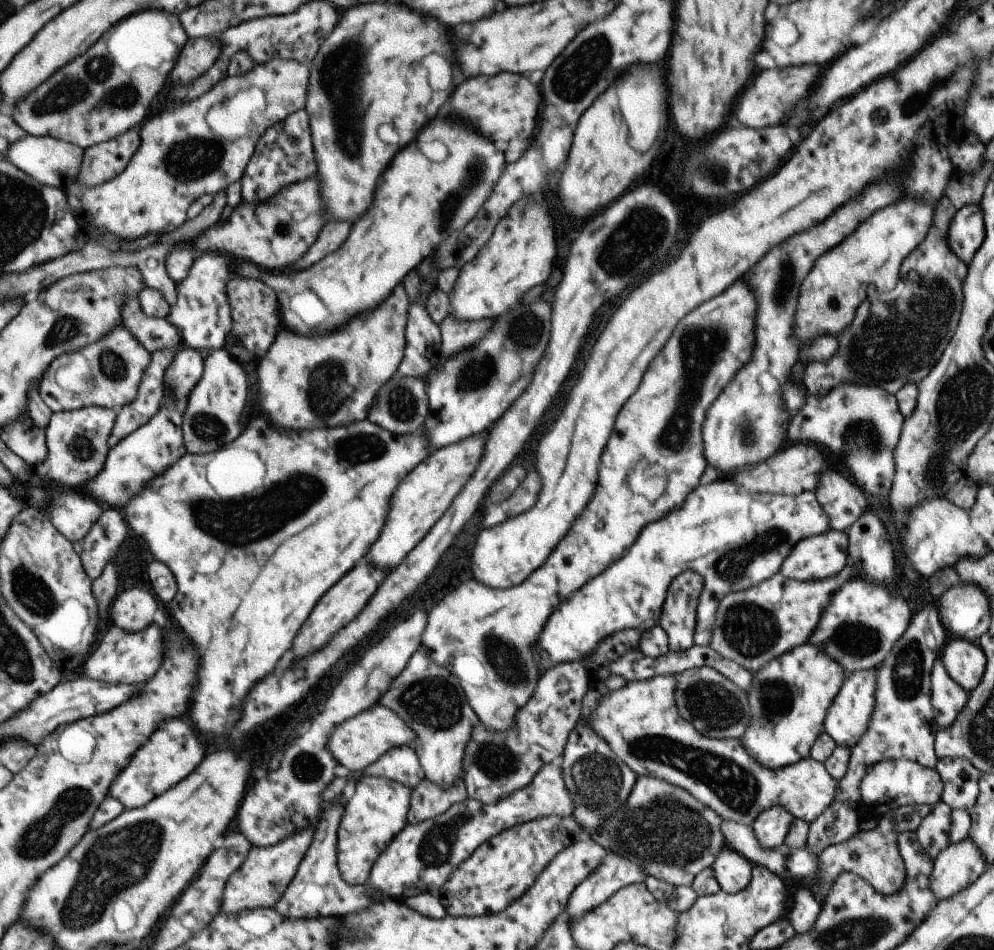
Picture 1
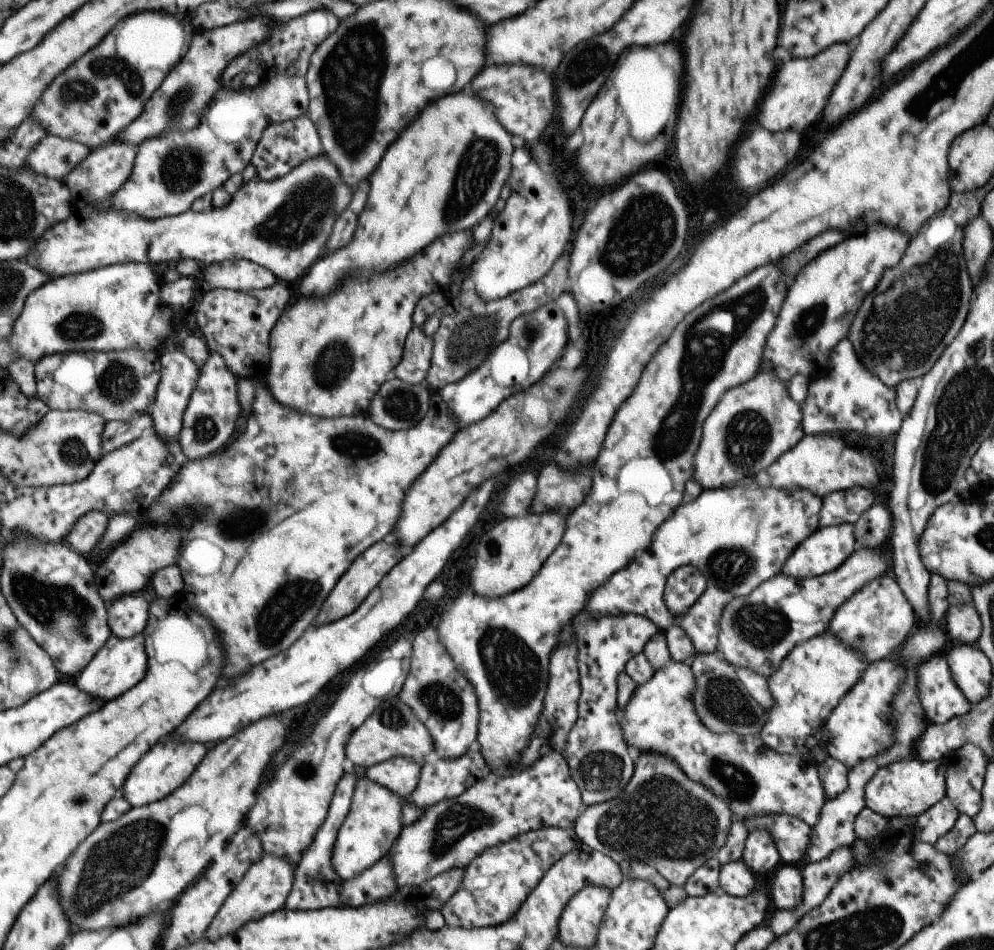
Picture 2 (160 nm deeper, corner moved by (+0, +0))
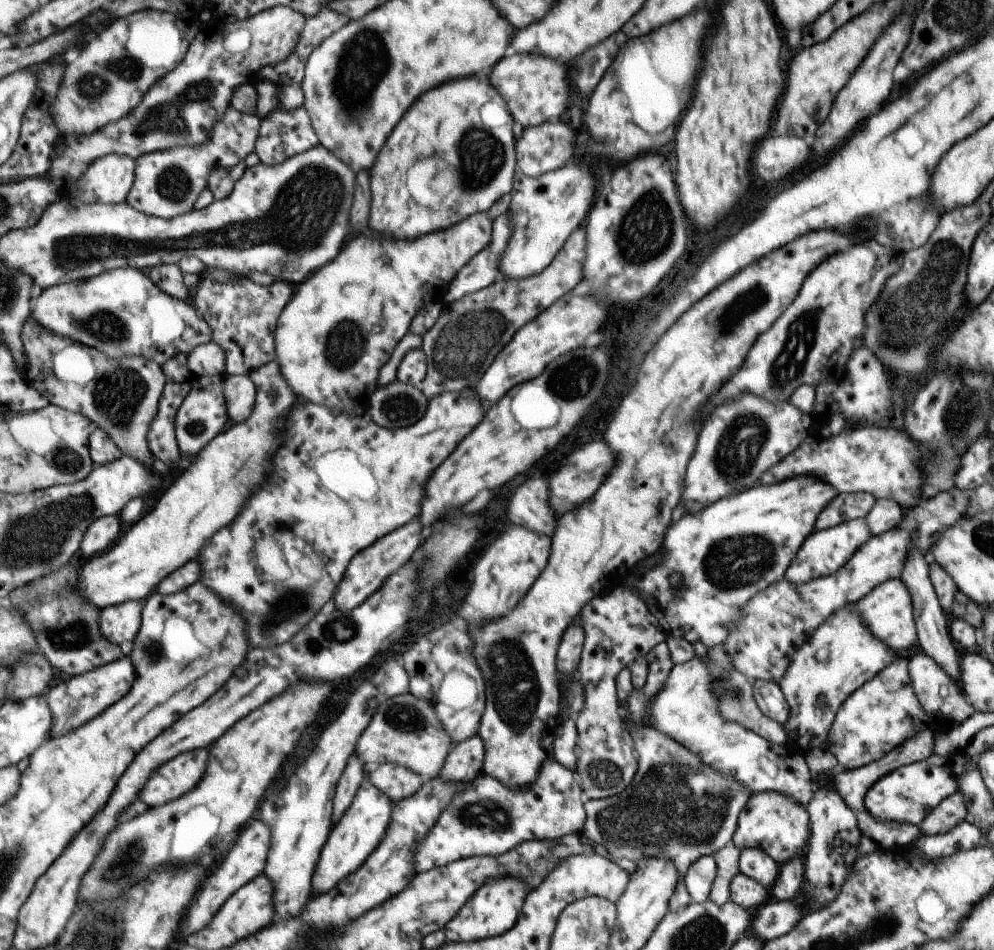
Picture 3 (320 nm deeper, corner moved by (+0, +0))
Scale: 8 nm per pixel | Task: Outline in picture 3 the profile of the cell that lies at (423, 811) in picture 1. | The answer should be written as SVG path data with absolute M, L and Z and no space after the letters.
M475 734L452 744L447 762L441 767L441 777L446 781L473 782L482 774L483 741Z

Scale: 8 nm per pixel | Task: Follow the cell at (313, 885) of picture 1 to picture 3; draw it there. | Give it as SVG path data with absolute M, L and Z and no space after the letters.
M355 752L348 760L348 767L338 783L336 798L334 800L334 826L341 820L345 811L353 804L362 782L367 778L364 762Z

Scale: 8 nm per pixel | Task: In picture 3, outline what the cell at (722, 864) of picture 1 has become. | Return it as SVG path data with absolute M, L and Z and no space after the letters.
M739 872L730 880L728 887L729 901L753 912L766 902L769 895L763 886Z

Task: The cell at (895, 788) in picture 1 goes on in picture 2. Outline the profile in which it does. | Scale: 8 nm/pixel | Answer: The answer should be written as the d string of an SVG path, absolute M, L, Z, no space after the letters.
M911 757L879 767L864 786L864 806L886 819L915 818L946 796L945 760L918 761Z

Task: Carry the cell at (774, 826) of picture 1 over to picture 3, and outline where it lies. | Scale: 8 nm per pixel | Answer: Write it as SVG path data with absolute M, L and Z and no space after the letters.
M741 849L738 872L752 878L763 888L770 889L777 878L779 865L761 849Z

